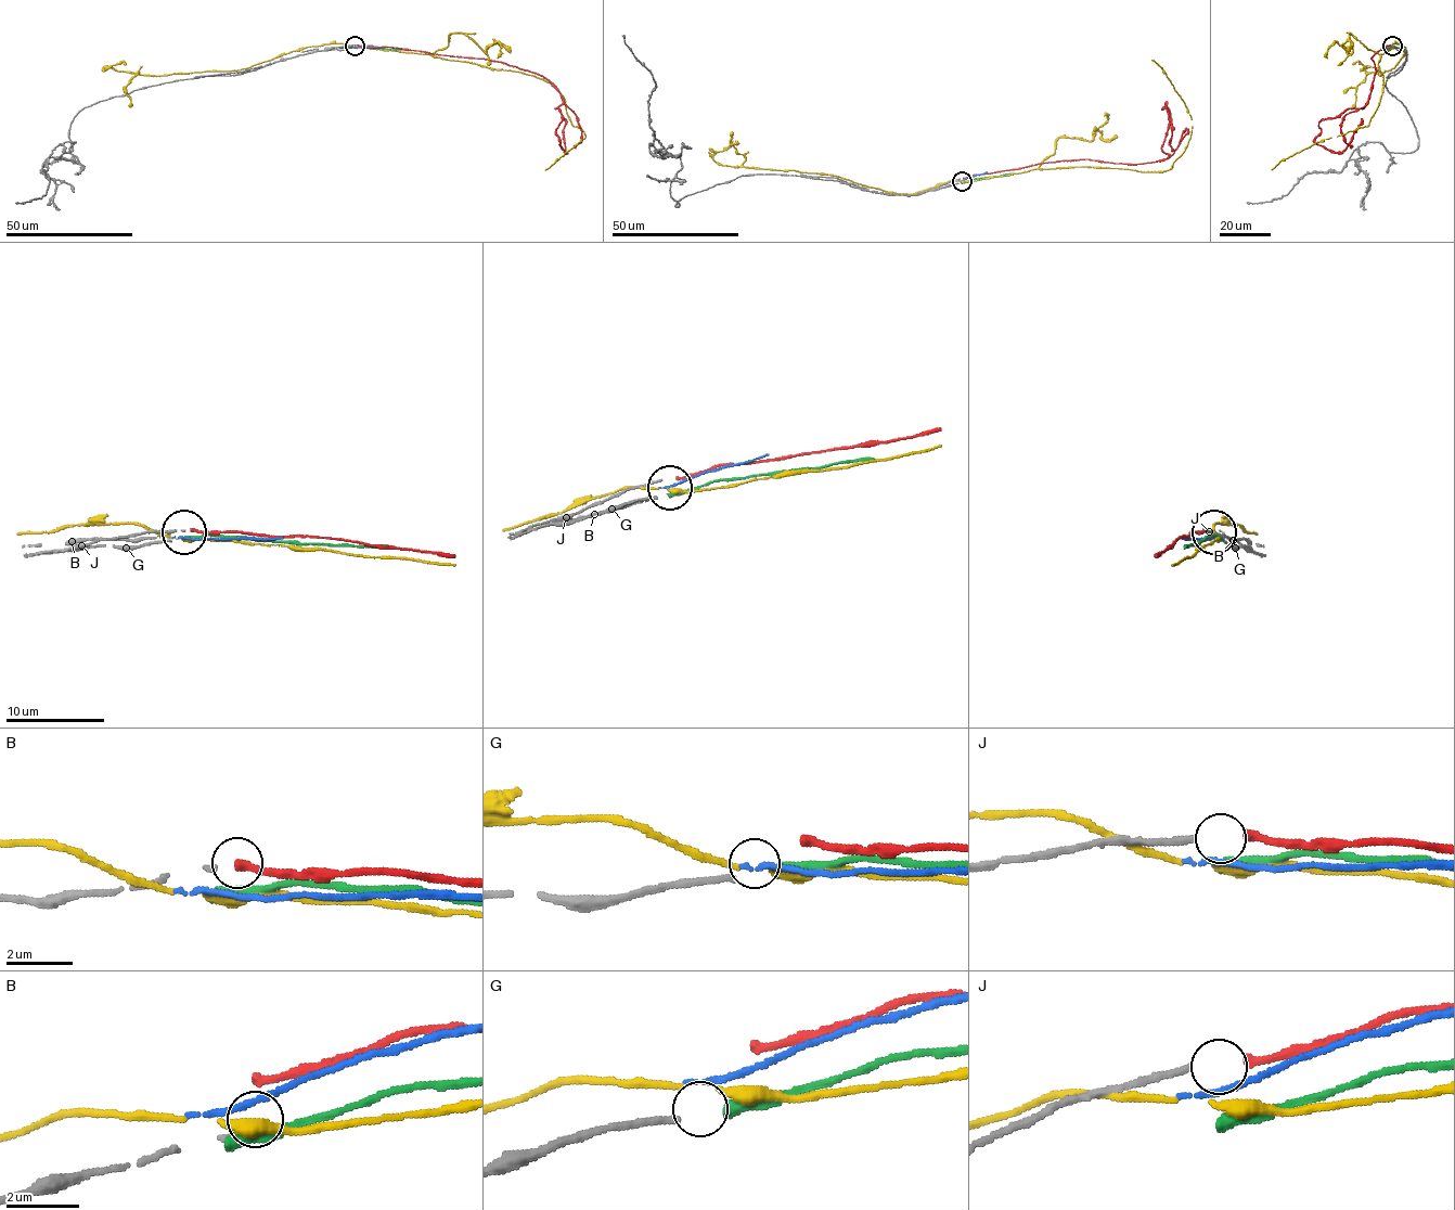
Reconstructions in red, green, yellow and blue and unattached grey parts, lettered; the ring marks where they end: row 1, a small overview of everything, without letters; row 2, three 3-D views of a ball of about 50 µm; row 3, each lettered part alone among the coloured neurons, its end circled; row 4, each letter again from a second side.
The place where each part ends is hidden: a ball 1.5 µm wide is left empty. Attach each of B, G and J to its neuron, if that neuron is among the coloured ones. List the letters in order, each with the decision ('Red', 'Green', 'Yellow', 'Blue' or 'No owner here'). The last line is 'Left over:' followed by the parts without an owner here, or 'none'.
B: No owner here
G: Green
J: Red
Left over: B

